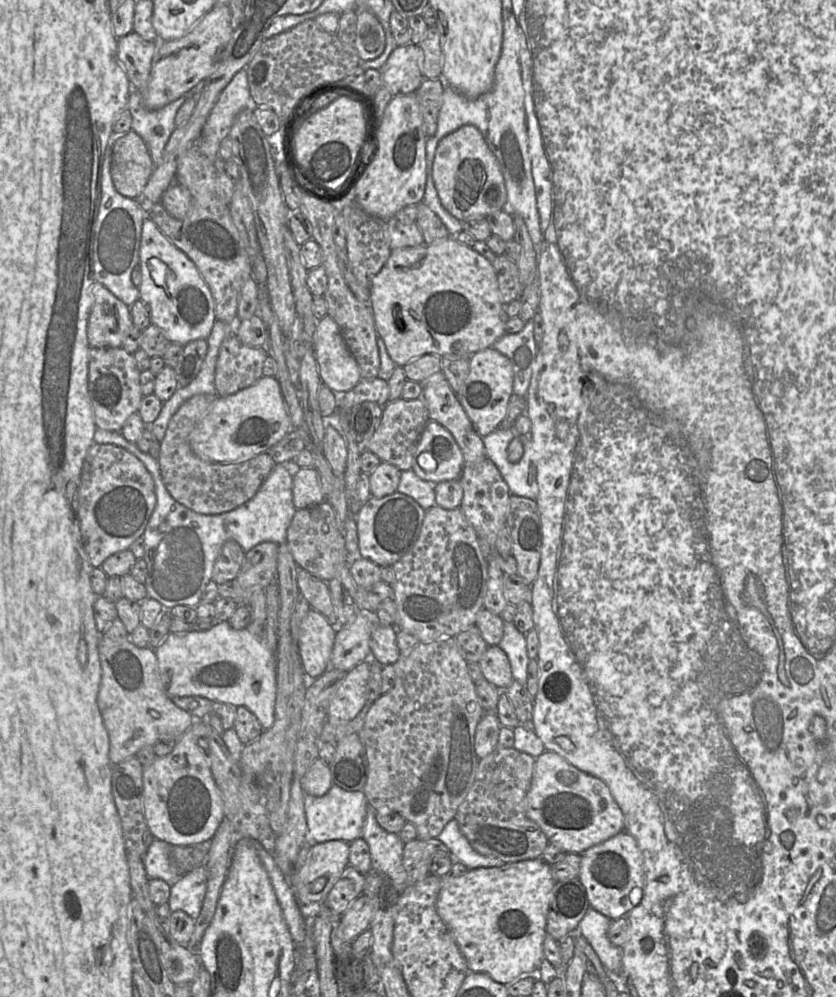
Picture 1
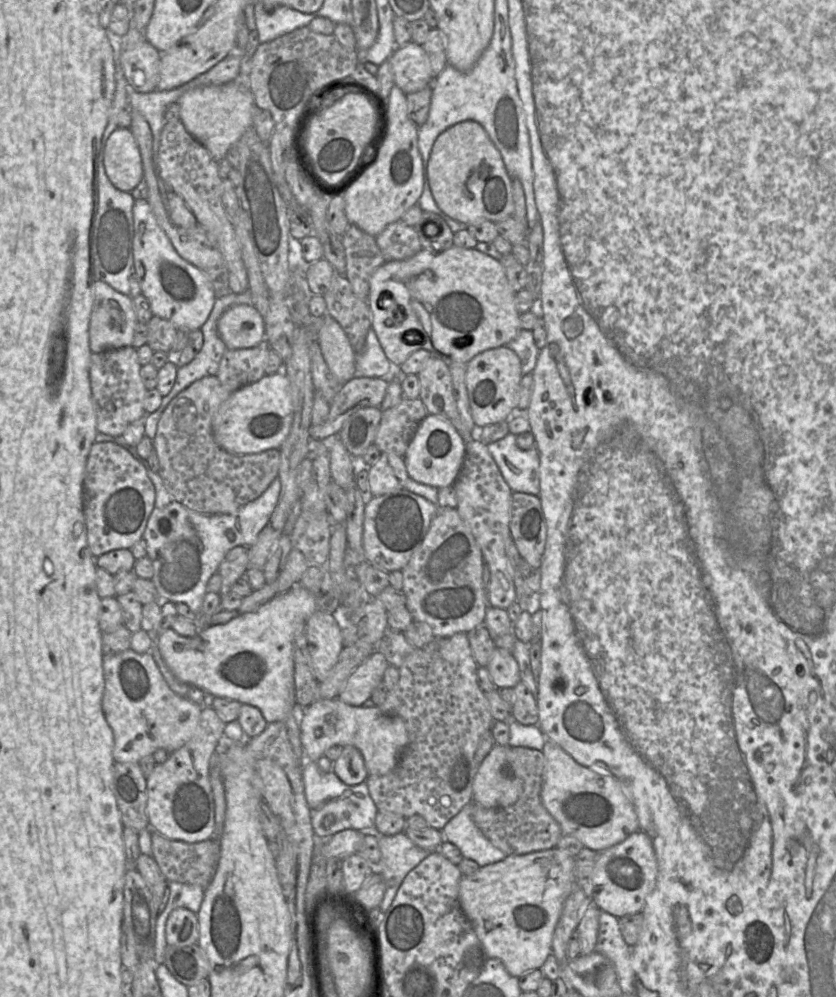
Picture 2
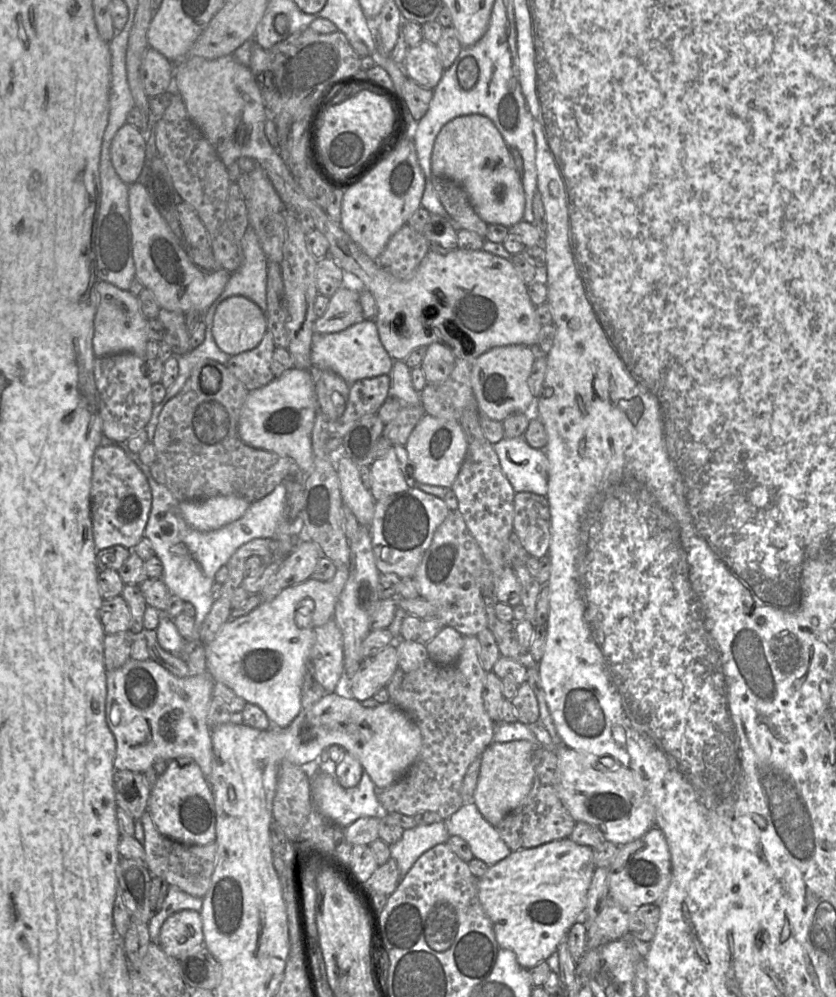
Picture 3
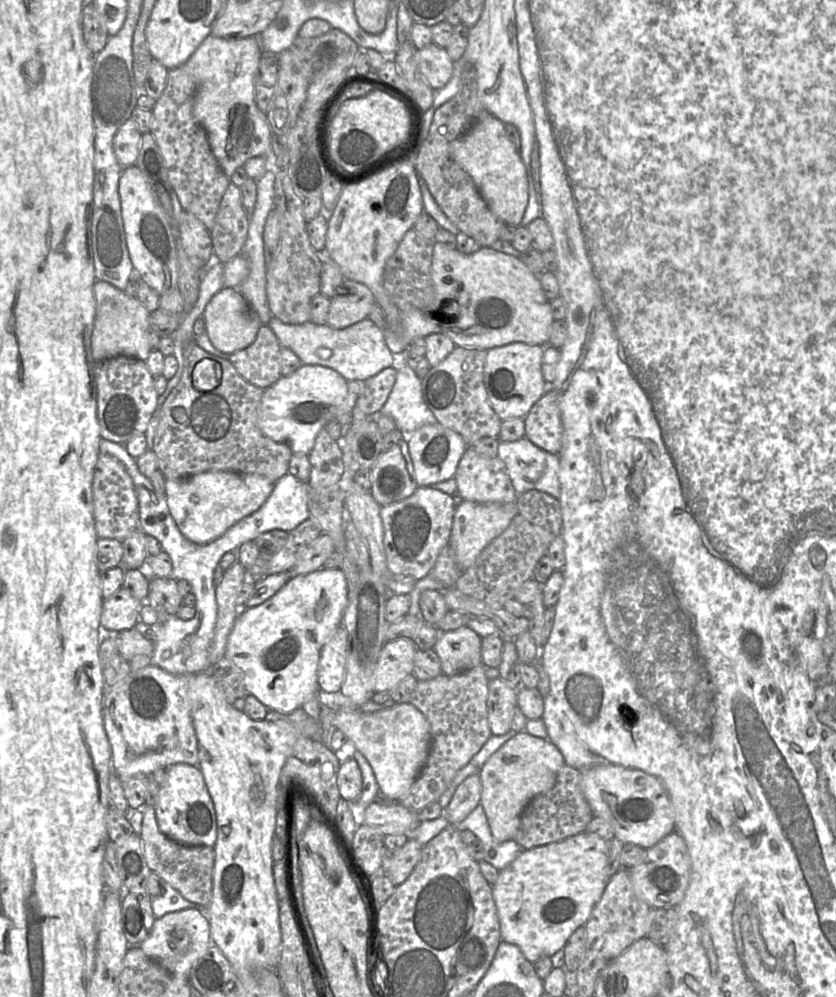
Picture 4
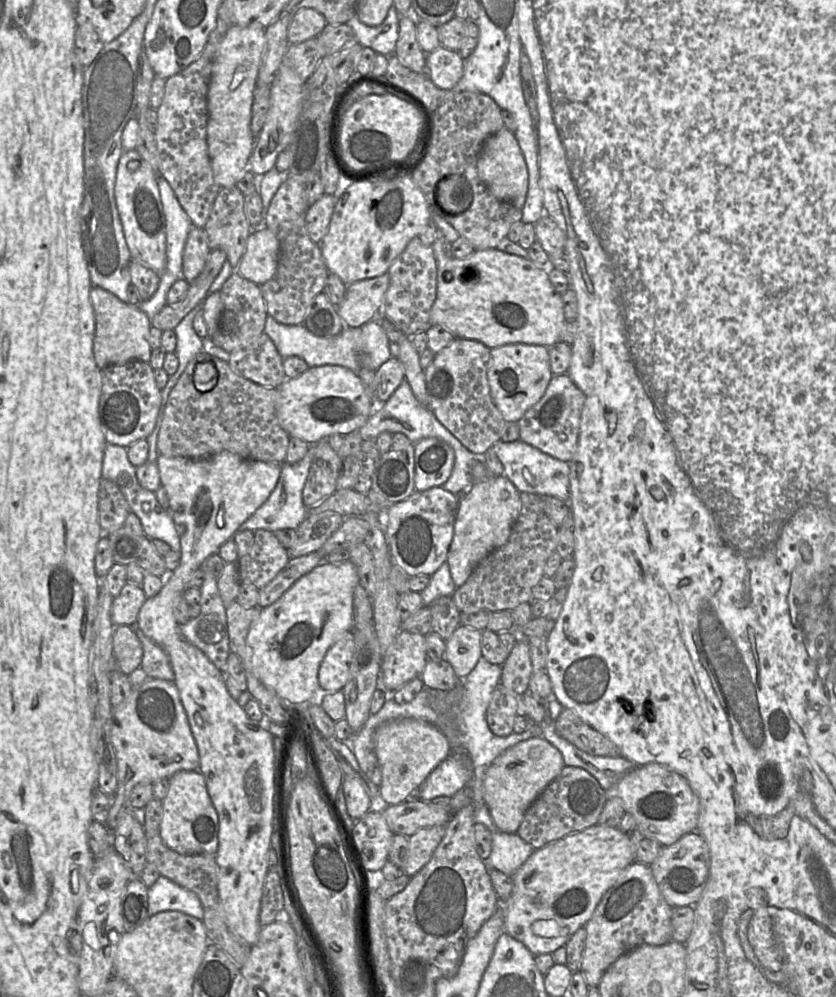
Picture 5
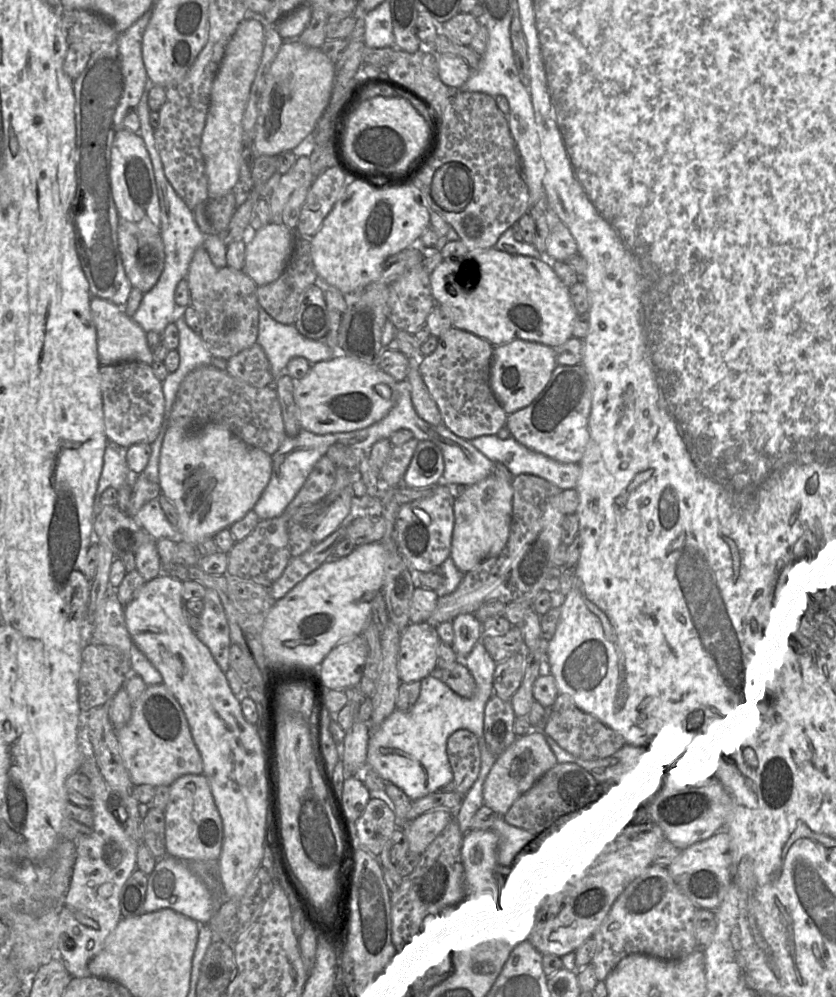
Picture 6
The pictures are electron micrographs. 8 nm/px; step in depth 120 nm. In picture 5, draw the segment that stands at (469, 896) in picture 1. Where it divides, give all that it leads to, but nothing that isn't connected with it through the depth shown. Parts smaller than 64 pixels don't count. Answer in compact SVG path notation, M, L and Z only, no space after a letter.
M595 825L535 850L510 876L513 882L512 895L507 901L501 902L504 933L523 943L534 956L551 954L565 946L579 928L585 927L605 893L634 862L640 838L642 836L638 830L627 834L620 828Z

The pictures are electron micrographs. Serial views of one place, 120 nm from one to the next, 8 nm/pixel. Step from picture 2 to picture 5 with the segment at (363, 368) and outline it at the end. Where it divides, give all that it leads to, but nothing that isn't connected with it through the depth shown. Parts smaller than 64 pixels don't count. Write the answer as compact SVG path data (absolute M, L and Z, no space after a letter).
M266 315L264 333L266 333L282 358L301 357L309 367L339 365L358 373L362 368L376 371L392 357L389 339L379 323L379 316L359 327L345 327L341 333L331 337L320 337L311 333L303 324L286 325Z

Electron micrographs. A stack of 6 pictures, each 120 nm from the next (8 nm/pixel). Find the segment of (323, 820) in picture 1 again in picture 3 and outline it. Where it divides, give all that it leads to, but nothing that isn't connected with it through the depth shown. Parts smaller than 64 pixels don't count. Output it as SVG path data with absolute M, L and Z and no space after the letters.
M365 770L359 784L352 788L343 788L335 774L319 771L311 779L311 796L314 808L328 821L342 828L359 818L379 817L384 813L378 799L378 789Z

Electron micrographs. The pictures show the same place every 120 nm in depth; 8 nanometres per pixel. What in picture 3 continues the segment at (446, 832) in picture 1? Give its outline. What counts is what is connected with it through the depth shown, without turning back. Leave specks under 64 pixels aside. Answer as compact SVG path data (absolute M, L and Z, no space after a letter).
M474 802L464 803L445 823L449 835L464 839L474 858L482 860L488 866L505 859L512 852Z

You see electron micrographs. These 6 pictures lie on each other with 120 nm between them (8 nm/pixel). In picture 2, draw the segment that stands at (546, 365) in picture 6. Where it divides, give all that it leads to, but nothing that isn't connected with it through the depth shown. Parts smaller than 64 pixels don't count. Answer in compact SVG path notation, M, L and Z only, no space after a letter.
M508 346L485 350L467 363L466 386L472 418L478 428L508 421L516 413L522 377L521 361Z

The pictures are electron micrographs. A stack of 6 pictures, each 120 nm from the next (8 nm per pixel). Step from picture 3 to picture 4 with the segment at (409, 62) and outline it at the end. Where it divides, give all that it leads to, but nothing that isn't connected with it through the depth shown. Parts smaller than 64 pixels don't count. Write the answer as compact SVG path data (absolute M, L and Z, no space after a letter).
M434 43L417 50L417 62L423 78L433 90L443 88L453 75L455 62L446 49Z

